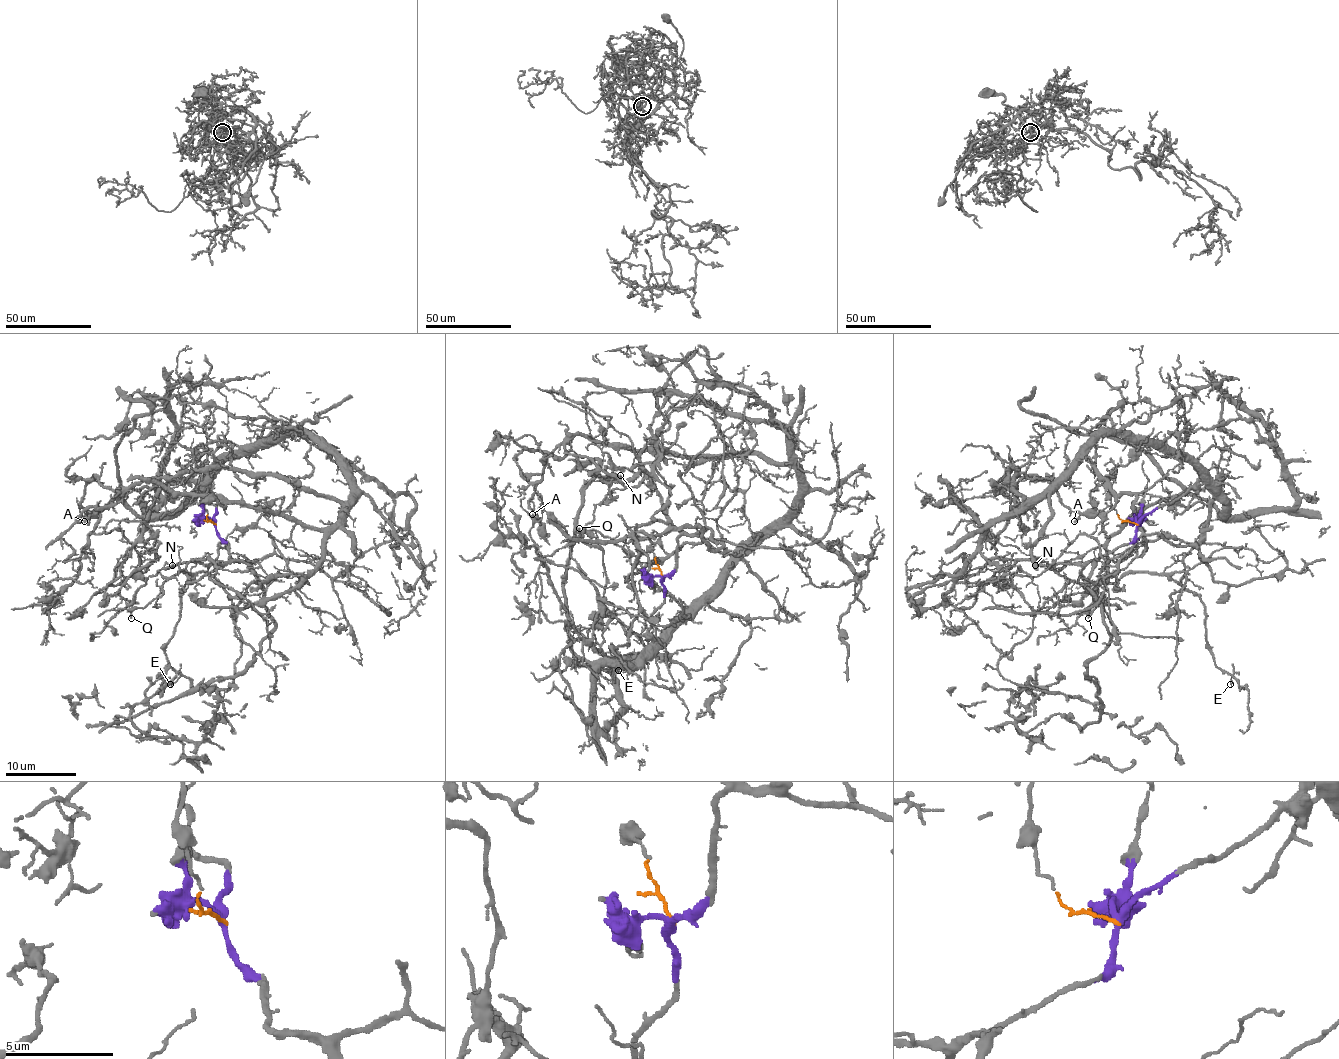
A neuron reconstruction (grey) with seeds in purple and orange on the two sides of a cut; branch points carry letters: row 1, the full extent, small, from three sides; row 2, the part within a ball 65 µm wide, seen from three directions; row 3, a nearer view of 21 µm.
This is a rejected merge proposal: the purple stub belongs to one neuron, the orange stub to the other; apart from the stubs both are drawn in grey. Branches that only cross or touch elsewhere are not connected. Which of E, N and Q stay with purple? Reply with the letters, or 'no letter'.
E, N, Q

